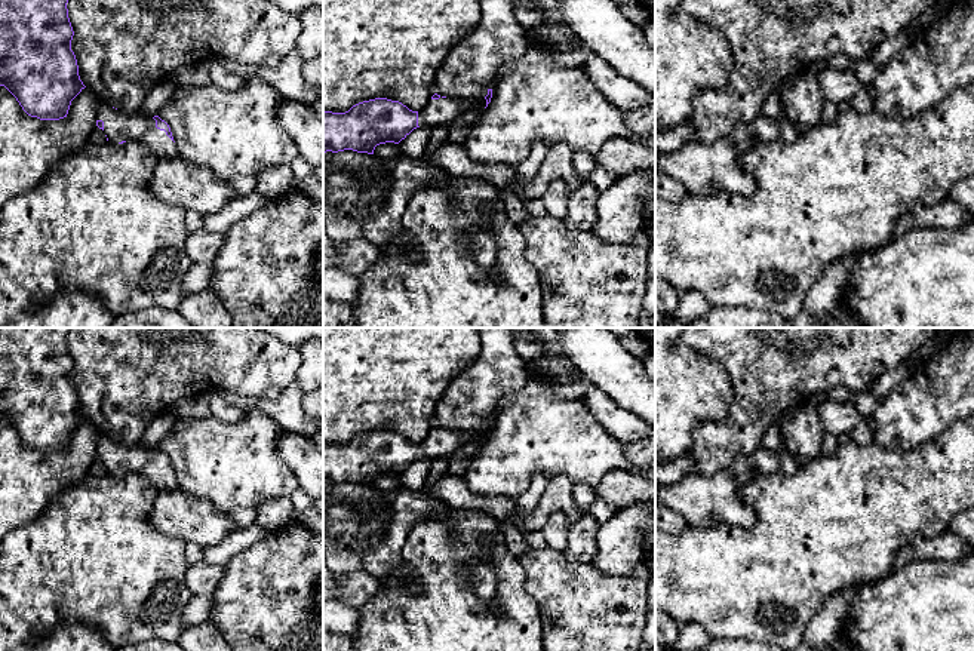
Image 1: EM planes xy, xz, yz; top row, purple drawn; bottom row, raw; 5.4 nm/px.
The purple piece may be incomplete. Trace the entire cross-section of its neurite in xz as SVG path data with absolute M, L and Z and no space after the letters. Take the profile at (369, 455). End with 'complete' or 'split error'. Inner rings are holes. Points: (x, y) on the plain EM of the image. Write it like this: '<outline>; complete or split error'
M434 426L421 443L412 443L402 434L387 430L359 434L345 445L323 443L323 485L353 482L374 486L377 477L399 476L417 460L457 452L477 433Z; split error

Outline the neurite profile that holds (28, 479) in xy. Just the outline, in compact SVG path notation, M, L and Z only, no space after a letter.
M0 418L0 546L10 531L36 519L59 491L87 476L90 464L96 460L101 434L101 429L85 420L71 433L64 451L40 452L28 448L16 430Z

